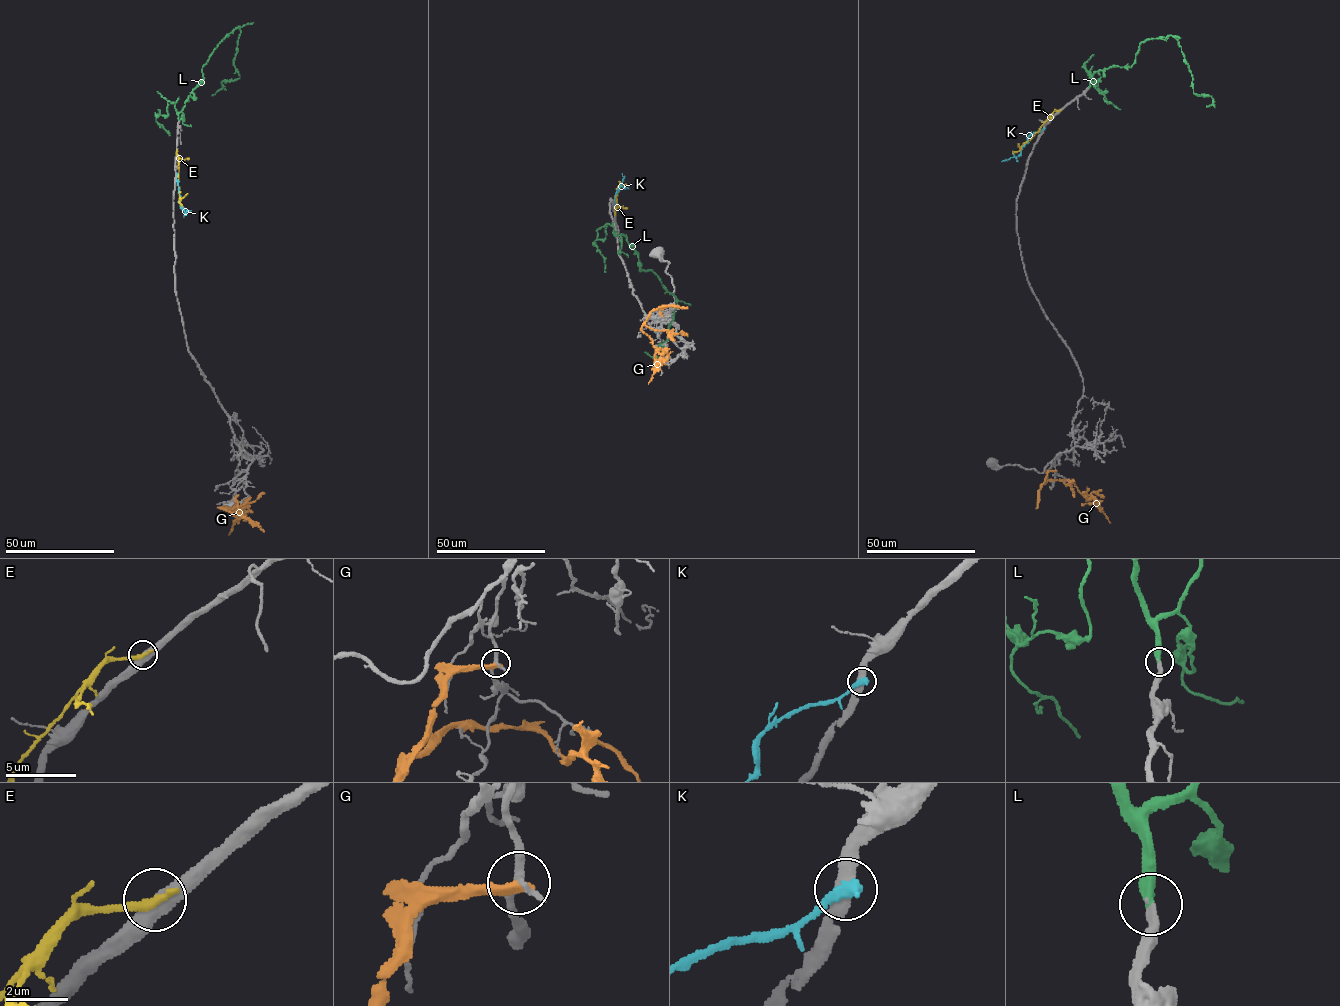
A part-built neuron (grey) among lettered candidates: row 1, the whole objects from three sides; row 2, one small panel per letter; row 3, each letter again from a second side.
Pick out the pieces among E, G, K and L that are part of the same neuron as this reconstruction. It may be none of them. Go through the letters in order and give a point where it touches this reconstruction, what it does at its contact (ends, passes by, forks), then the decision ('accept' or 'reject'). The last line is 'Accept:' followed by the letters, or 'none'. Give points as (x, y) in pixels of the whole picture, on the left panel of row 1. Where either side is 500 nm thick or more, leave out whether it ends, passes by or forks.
E: (177, 151) | it ends | reject
G: (237, 495) | reject
K: (176, 174) | it ends | reject
L: (178, 119) | it ends | accept
Accept: L

